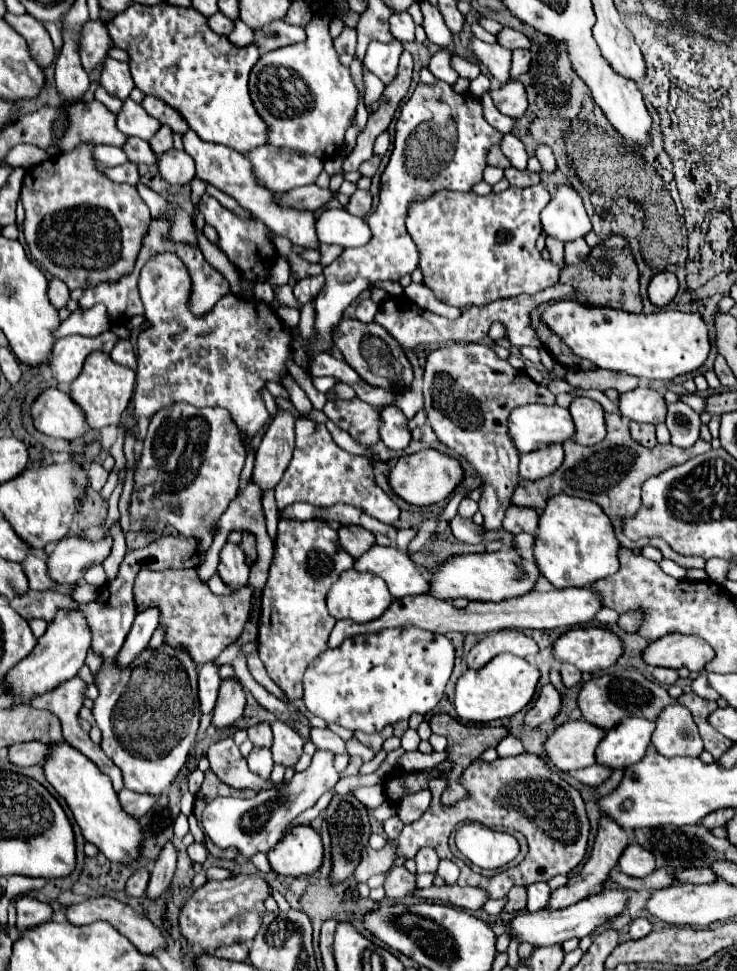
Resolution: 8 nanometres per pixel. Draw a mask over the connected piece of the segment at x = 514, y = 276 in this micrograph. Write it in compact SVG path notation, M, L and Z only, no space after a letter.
M542 184L530 188L506 188L500 194L490 192L488 196L476 196L474 192L448 192L442 190L424 202L412 204L406 220L406 228L420 252L422 284L428 286L434 296L448 304L464 308L468 304L488 304L498 298L536 294L558 282L560 268L552 260L544 260L536 248L536 238L542 232L540 212L548 204L548 190Z

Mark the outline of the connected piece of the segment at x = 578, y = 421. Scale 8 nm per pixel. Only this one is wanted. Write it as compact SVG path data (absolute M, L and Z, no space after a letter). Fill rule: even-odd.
M574 398L572 404L568 406L576 432L572 436L574 442L578 444L596 444L602 442L606 436L606 426L604 426L604 410L596 400L590 398Z

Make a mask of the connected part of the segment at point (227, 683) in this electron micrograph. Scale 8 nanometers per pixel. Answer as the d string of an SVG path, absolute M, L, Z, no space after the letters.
M224 680L218 692L218 700L212 712L212 726L228 728L232 726L244 712L246 694L238 680Z

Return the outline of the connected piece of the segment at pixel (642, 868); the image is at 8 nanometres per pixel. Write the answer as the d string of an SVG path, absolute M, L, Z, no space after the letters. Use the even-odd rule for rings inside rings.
M630 842L620 860L618 860L618 866L624 874L628 876L636 876L636 878L644 878L646 874L650 874L652 870L656 870L656 860L652 858L652 854L648 850L644 850L642 846Z

